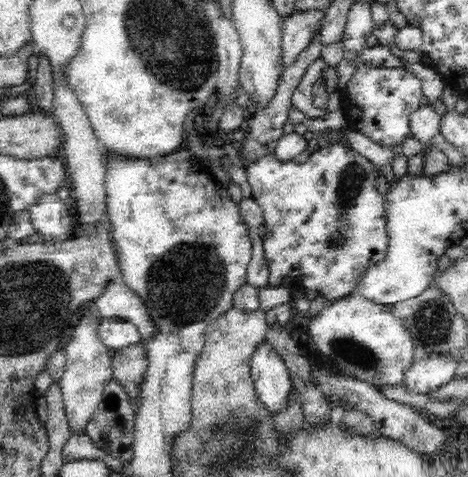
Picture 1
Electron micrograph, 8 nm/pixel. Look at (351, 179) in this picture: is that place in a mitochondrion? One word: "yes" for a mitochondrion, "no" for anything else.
yes

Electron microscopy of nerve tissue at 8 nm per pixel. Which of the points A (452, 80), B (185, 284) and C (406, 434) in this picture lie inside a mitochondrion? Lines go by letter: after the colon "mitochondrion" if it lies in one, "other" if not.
A: other
B: mitochondrion
C: other

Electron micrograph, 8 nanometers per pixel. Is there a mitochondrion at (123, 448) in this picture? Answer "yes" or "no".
no

